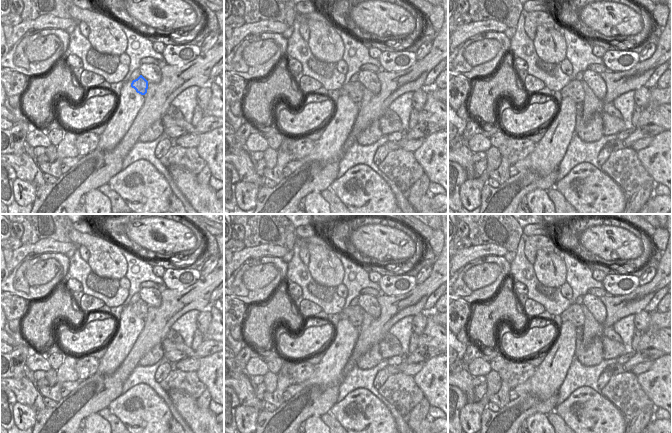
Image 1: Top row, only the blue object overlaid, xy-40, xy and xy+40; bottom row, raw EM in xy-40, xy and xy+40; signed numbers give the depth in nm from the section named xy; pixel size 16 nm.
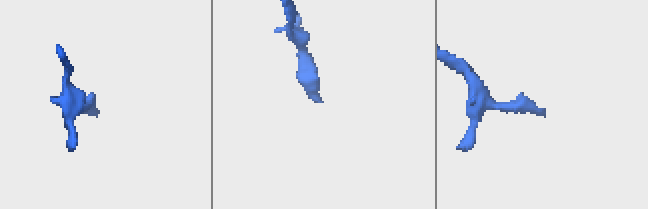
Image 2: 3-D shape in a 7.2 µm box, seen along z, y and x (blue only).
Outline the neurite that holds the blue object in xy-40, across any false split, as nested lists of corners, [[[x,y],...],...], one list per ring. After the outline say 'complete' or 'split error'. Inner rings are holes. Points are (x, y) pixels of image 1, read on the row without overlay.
[[[143,287],[139,291],[140,300],[133,304],[131,311],[136,314],[137,317],[145,319],[147,317],[149,307],[159,307],[161,304],[161,292],[156,288]]] | split error

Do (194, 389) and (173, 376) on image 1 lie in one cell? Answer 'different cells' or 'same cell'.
same cell

